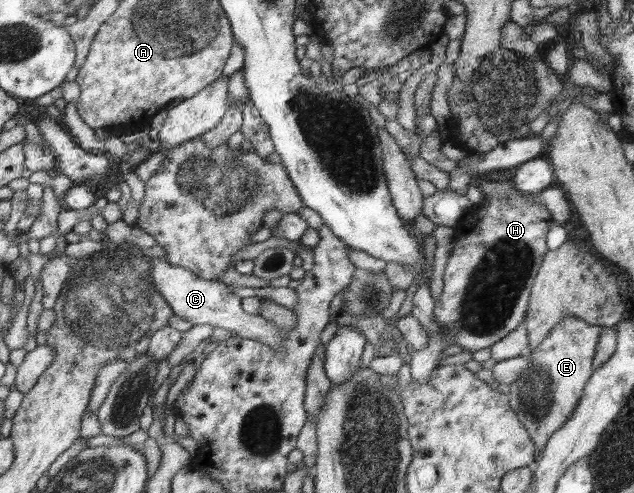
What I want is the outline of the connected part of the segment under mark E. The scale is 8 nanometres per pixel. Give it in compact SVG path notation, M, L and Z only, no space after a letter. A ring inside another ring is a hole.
M564 317L540 345L535 348L528 346L526 355L522 355L530 359L531 367L510 384L511 391L508 394L512 406L518 411L519 419L534 439L536 453L543 452L551 435L570 421L579 406L584 387L594 373L593 356L603 328L585 323L578 317Z

